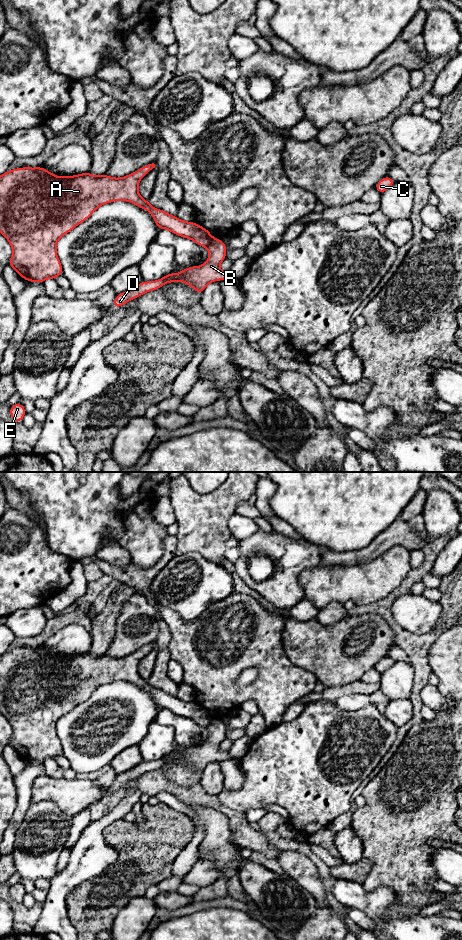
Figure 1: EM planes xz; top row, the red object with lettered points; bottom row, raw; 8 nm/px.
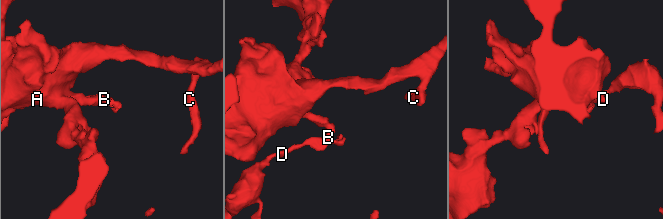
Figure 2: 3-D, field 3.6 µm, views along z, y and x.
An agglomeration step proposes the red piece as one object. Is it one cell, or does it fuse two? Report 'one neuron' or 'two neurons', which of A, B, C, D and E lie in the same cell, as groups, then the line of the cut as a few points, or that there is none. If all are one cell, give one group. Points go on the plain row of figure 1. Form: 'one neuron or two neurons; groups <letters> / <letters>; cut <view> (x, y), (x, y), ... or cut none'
two neurons; groups A C / B D E; cut xz (213, 718), (207, 727)

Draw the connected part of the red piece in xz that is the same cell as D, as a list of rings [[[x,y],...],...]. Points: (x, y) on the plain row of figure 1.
[[[213,718],[207,729],[209,731],[209,738],[201,746],[188,747],[175,755],[172,752],[168,753],[157,761],[143,761],[133,769],[117,774],[113,782],[113,788],[121,787],[131,779],[135,779],[146,772],[159,769],[164,764],[170,762],[180,761],[187,763],[194,771],[202,774],[209,763],[231,759],[232,757],[229,753],[223,753],[219,749],[220,743],[226,738],[226,724],[218,718]]]

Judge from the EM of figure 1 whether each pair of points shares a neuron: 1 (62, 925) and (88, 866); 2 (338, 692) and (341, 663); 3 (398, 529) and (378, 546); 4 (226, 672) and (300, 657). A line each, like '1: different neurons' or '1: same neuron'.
1: same neuron
2: different neurons
3: same neuron
4: different neurons

